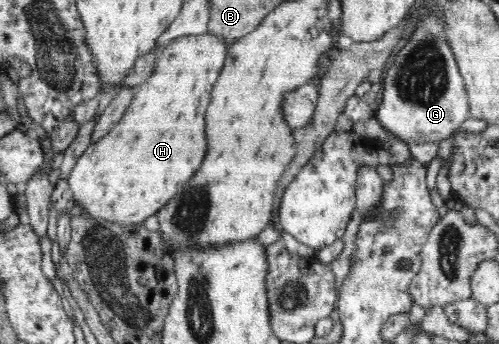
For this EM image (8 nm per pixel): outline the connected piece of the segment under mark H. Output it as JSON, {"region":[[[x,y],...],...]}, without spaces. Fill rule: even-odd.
{"region":[[[206,31],[200,35],[176,37],[160,49],[154,72],[144,83],[134,87],[134,99],[122,119],[102,139],[88,146],[67,175],[66,185],[72,191],[72,199],[86,211],[85,215],[122,227],[140,225],[162,209],[184,187],[184,183],[188,183],[206,153],[204,113],[210,101],[210,91],[222,72],[227,47],[221,37]]]}

